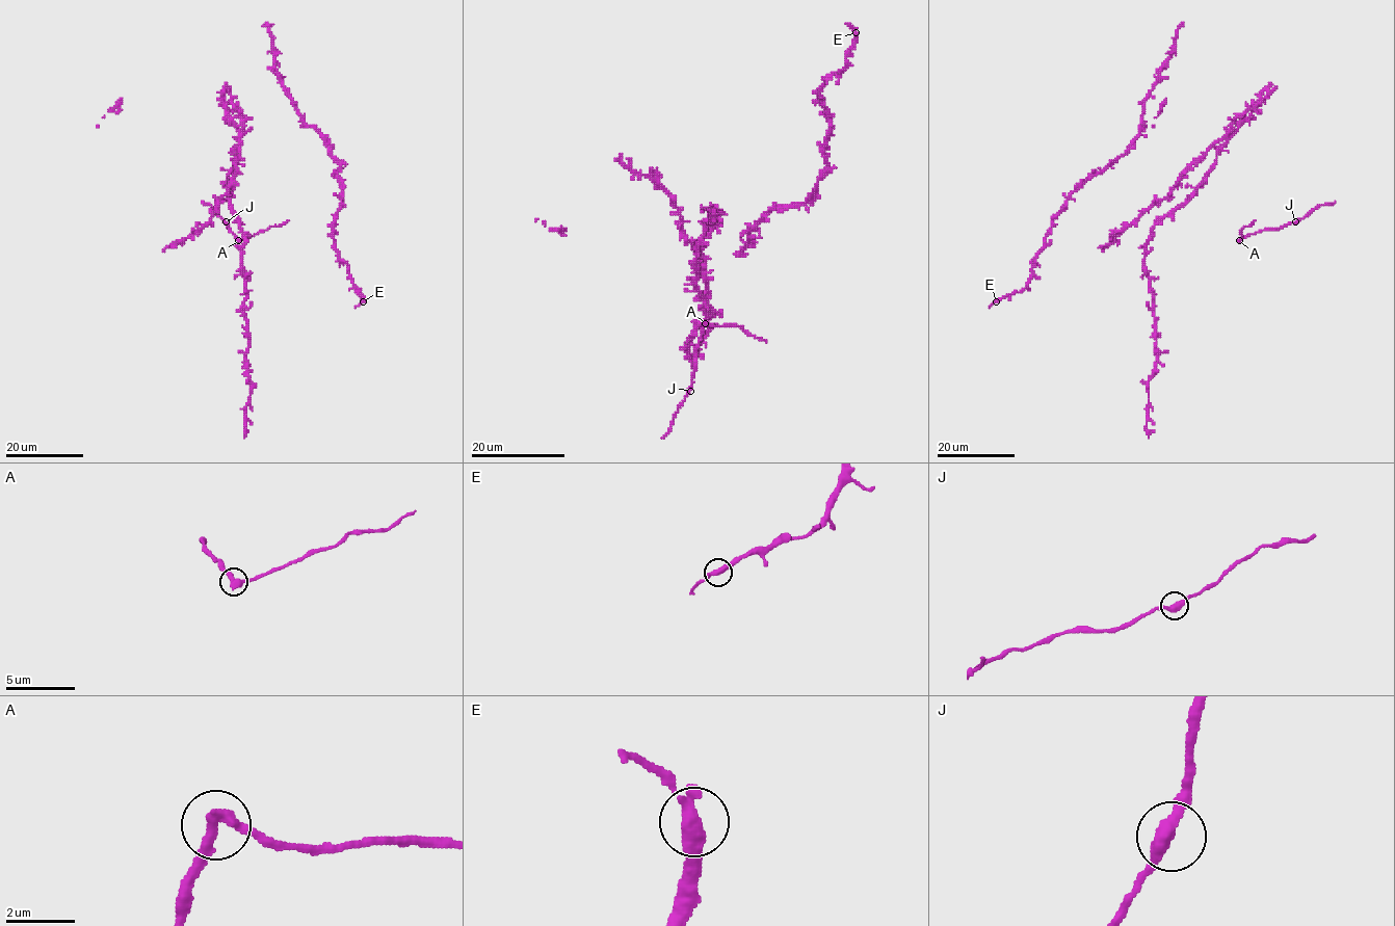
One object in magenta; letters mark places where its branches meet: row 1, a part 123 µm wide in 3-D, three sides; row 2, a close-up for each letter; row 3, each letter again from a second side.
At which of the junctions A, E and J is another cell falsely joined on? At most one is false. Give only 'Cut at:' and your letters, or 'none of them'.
Cut at: A

